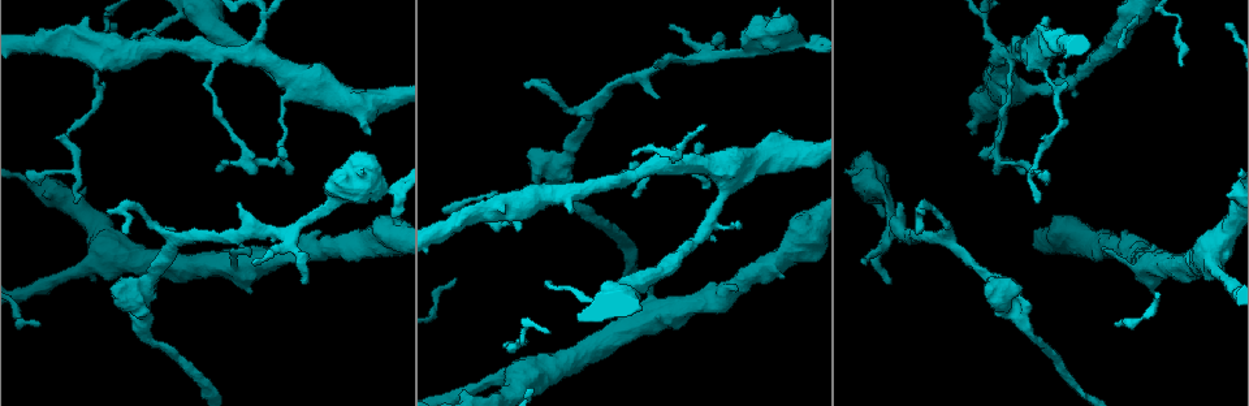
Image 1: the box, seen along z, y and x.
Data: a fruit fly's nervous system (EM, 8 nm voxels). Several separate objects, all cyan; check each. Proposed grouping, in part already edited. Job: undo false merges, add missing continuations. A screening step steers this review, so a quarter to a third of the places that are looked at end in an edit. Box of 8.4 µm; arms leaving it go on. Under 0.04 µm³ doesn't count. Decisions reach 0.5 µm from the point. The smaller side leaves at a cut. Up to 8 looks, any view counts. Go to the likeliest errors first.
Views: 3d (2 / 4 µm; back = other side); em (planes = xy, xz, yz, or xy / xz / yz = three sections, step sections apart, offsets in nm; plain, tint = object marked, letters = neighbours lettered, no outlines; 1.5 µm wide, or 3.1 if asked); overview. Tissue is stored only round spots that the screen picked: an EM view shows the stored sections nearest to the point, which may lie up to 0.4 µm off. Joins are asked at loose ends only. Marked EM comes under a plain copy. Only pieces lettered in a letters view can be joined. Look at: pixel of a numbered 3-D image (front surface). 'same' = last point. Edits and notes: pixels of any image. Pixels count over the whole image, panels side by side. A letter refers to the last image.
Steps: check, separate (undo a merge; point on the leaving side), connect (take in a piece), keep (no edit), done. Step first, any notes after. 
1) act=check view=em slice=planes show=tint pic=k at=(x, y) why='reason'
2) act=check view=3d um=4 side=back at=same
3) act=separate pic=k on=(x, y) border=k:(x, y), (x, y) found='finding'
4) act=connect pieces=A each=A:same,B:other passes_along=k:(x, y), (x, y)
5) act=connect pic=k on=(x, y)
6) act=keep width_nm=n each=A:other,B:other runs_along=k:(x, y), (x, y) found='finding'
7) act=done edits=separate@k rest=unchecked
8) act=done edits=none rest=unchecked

act=check view=em slice=xz step=4 show=letters pic=1 at=(291, 171)

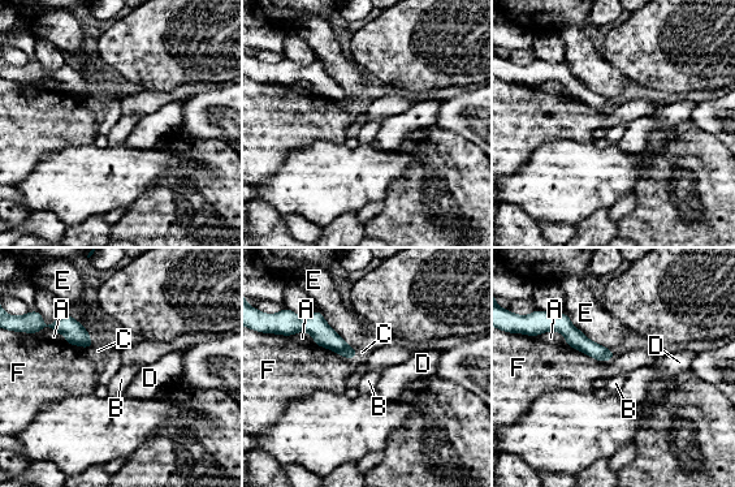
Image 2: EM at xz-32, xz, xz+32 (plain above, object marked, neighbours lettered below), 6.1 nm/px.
act=keep each=A:other,B:other,C:other,D:other,E:other,F:other runs_along=2:(558, 328), (610, 354) found='none of them fits'

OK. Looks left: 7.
act=check view=3d um=2 pic=1 at=(240, 206) why='branch stops here'

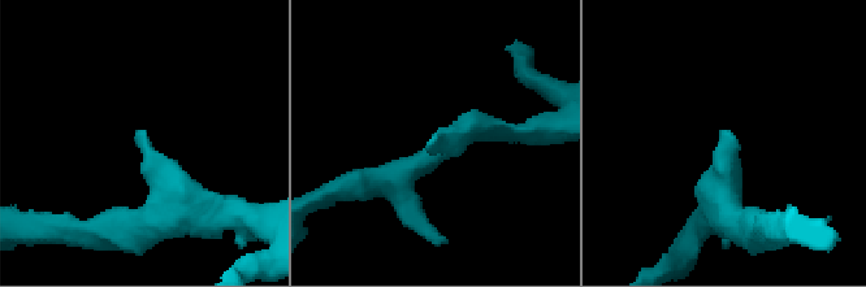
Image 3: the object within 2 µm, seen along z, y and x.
act=check view=em slice=yz step=8 show=letters pic=3 at=(141, 137)

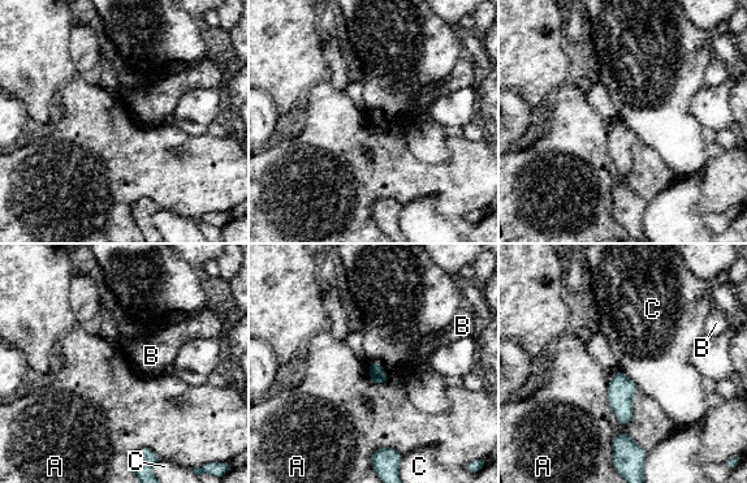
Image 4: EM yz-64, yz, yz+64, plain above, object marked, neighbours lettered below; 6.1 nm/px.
act=check view=em slice=planes show=letters at=same why='cut it another way'

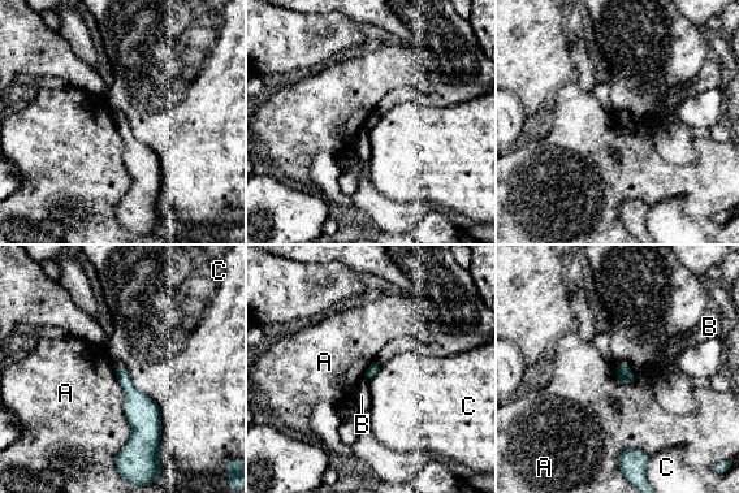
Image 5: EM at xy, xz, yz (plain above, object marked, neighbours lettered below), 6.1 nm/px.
act=keep longest_contact=C:600nm each=A:other,B:other,C:other found='none of them fits'

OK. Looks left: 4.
act=check view=em slice=xy step=4 show=tint pic=1 at=(125, 235) why='tapers out'

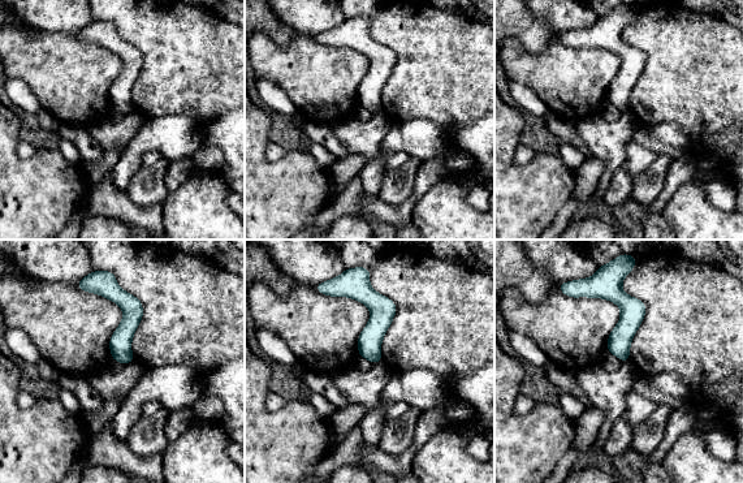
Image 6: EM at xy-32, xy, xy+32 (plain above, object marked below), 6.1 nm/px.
act=check view=em slice=planes show=letters at=same why='cut it another way'

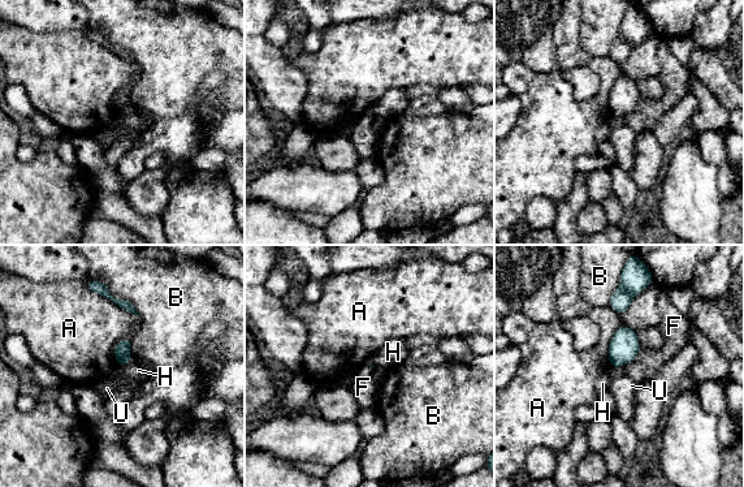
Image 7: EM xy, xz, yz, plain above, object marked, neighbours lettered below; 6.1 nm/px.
act=keep longest_contact=B:340nm each=A:other,B:other,F:other,H:other,U:other border=7:(130, 354), (130, 360), (120, 367) found='no lettered piece goes on from it'

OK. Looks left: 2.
act=check view=3d um=2 pic=1 at=(971, 132) why='stops while still wide'

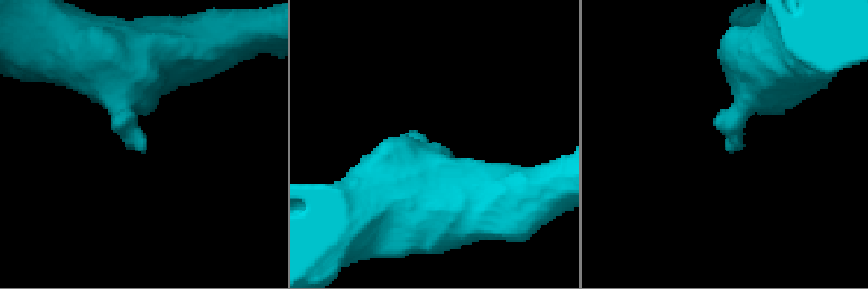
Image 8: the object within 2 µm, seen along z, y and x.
act=check view=em slice=planes show=letters pic=8 at=(733, 153)

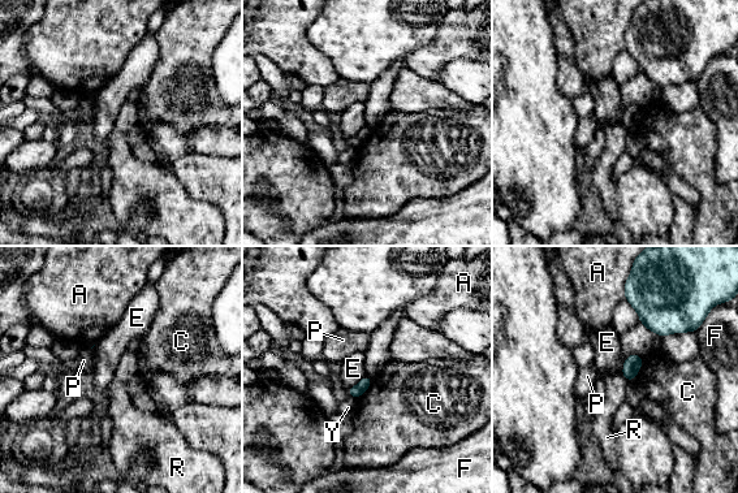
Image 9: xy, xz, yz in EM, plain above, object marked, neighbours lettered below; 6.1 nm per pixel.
act=keep each=A:other,C:other,E:other,F:other,P:other,R:other,Y:other found='none of them fits'

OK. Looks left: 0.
act=done edits=none rest=unchecked

